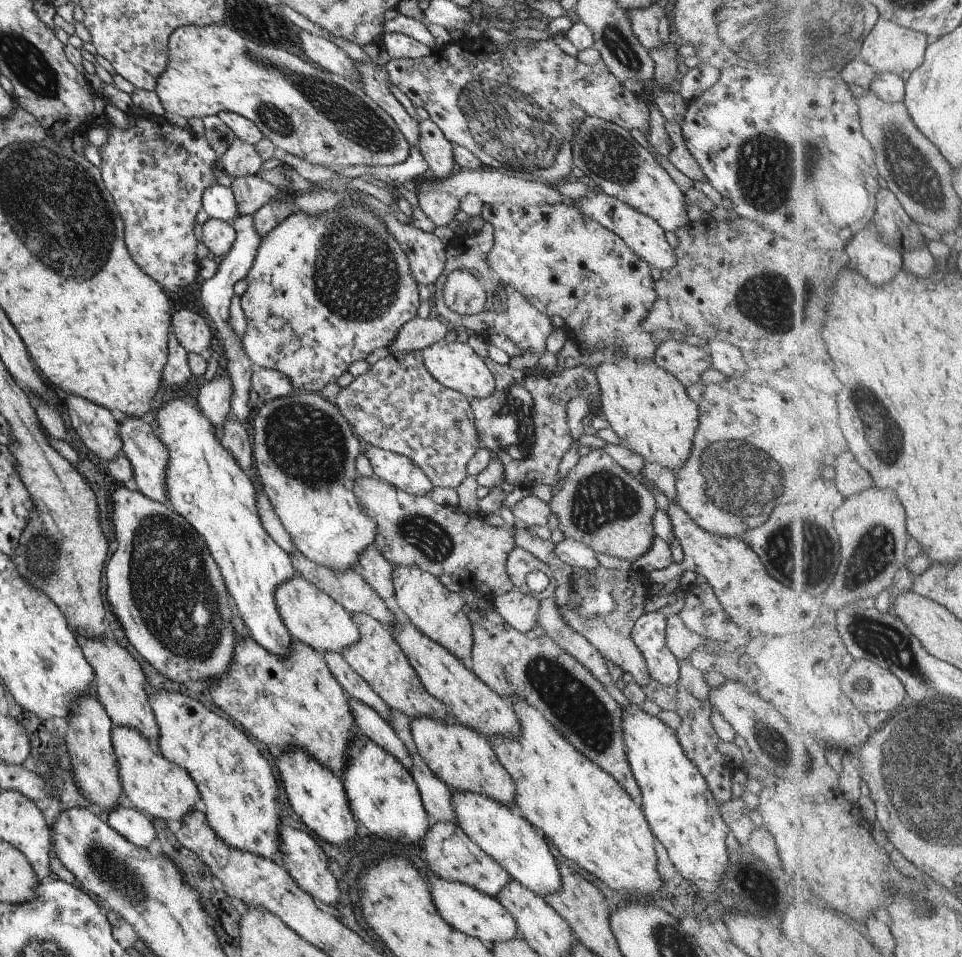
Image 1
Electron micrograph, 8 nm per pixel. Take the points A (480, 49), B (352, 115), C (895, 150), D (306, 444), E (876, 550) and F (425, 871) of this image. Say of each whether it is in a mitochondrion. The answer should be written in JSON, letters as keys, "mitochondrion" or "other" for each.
{"A":"other","B":"mitochondrion","C":"mitochondrion","D":"mitochondrion","E":"mitochondrion","F":"other"}

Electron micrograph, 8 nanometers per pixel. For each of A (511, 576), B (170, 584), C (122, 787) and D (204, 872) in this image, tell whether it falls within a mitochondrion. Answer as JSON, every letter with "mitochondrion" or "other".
{"A":"other","B":"mitochondrion","C":"other","D":"other"}

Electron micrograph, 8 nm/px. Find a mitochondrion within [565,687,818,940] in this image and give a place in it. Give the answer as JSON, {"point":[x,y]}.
{"point":[765,733]}

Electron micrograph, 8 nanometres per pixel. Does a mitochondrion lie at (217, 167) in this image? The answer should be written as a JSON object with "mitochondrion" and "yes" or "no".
{"mitochondrion":"no"}

